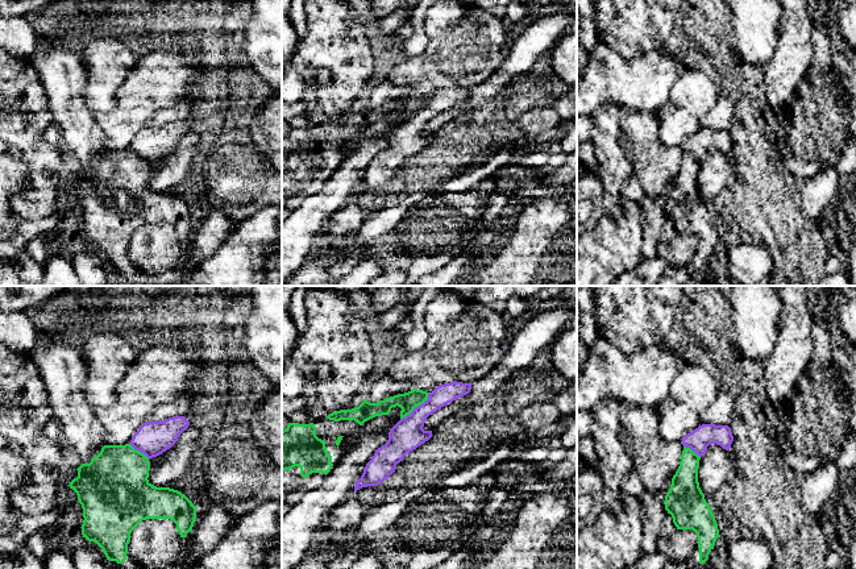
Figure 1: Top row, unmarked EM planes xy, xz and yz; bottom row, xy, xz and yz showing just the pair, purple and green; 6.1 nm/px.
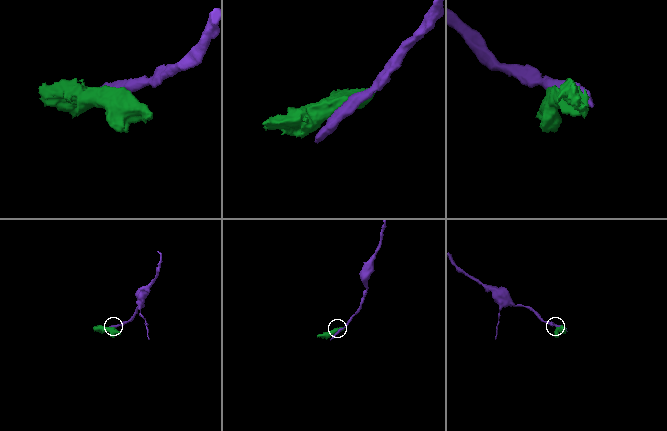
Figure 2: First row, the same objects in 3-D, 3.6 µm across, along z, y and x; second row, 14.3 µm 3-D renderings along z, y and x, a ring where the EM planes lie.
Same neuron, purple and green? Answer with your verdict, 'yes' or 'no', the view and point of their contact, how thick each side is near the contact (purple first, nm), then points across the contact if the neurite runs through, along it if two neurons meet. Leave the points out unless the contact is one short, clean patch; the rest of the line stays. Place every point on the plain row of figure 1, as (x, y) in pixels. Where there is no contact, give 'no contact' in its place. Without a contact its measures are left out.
no; meets purple in xz at (418, 111); 190 nm thick on the purple side, 110 nm on the other; border along xz (429, 98), (422, 108), (401, 124)

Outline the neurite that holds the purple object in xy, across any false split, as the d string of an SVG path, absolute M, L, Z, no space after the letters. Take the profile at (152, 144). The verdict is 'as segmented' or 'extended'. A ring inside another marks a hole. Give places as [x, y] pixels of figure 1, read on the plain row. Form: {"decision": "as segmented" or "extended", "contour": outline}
{"decision": "as segmented", "contour": "M184 121L146 126L133 140L129 149L150 165L170 154L188 130L190 126Z"}

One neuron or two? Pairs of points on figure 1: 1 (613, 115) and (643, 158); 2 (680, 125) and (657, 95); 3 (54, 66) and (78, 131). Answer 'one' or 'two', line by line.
1: two
2: two
3: one

